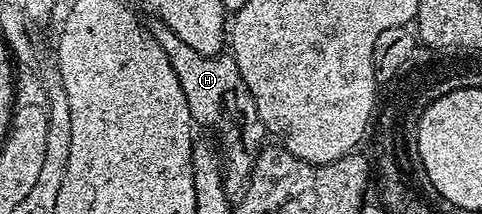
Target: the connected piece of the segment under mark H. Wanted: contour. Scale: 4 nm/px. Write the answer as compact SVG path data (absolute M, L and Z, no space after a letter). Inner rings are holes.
M155 17L150 21L151 35L157 41L157 45L165 49L165 57L169 57L169 65L173 65L177 81L181 81L181 93L185 93L192 120L198 126L200 123L203 127L216 127L219 130L219 143L223 146L221 166L225 172L223 187L228 196L238 196L247 186L251 169L255 164L256 152L264 146L263 138L268 138L269 132L259 119L253 93L249 93L249 85L245 85L245 77L241 77L237 61L229 53L197 53L197 49L185 45L185 41L181 41L181 37L177 37L177 33L173 33L173 29L169 29L169 25L165 25L163 19ZM231 131L235 131L235 135L231 135Z

